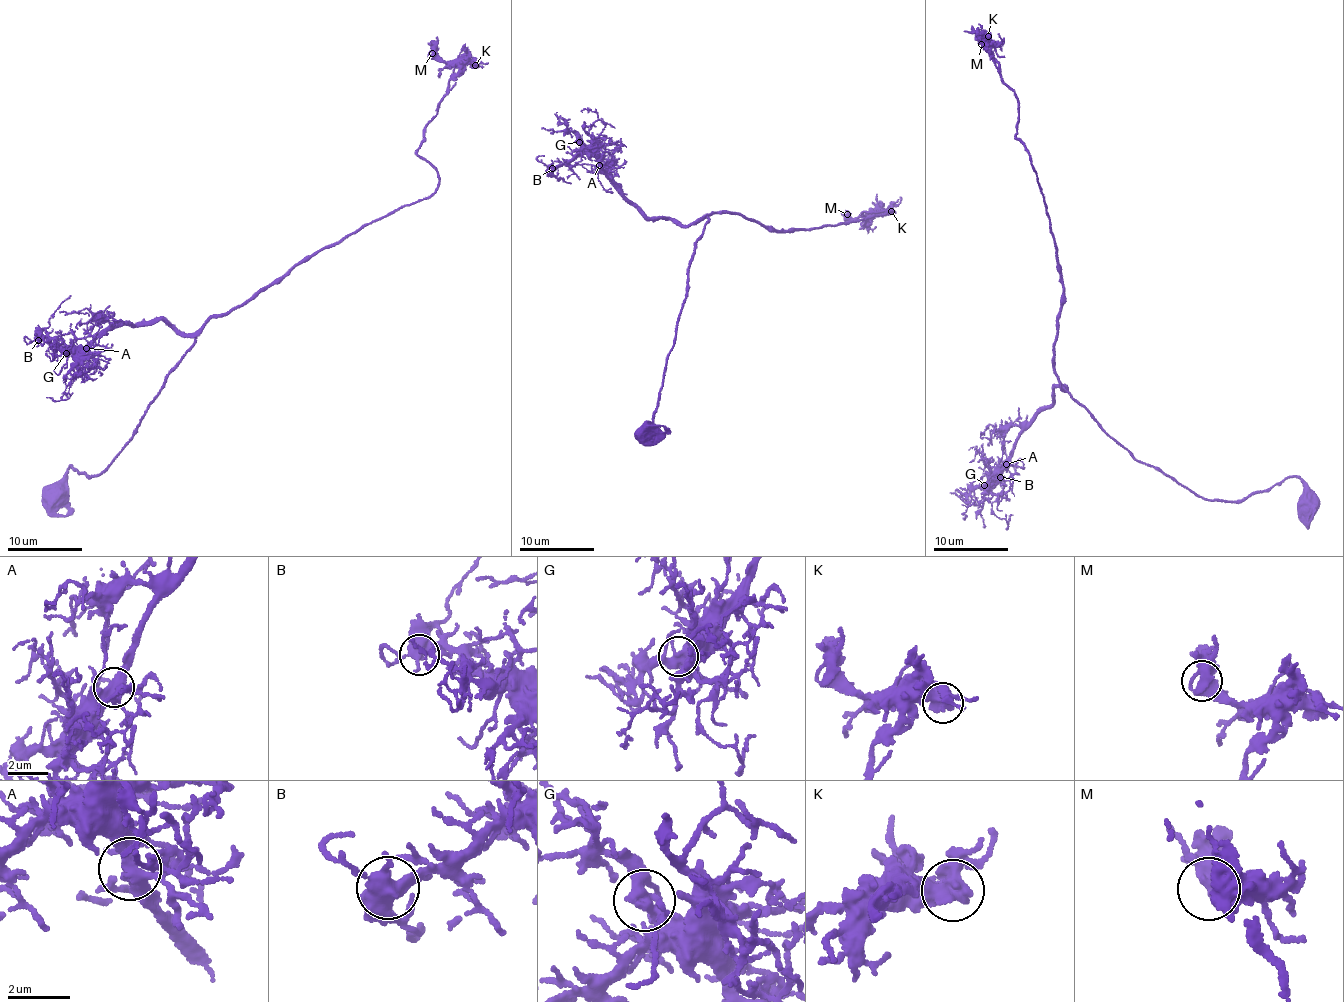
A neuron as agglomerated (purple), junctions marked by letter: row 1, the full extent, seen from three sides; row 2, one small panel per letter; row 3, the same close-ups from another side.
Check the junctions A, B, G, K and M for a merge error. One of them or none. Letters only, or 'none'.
none

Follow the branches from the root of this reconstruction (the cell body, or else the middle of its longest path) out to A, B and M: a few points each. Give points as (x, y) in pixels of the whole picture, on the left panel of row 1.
A: (55, 494), (70, 464), (88, 476), (103, 472), (194, 339), (156, 318), (117, 324), (85, 347)
B: (55, 494), (70, 464), (88, 476), (103, 472), (194, 339), (156, 318), (117, 324), (83, 348), (38, 340)
M: (55, 494), (70, 464), (103, 472), (212, 317), (436, 190), (416, 150), (455, 72), (432, 53)

